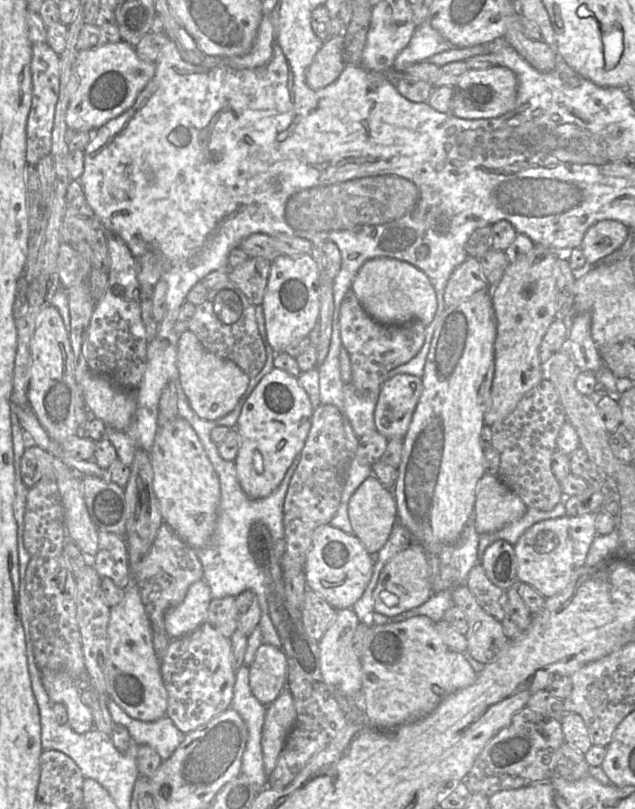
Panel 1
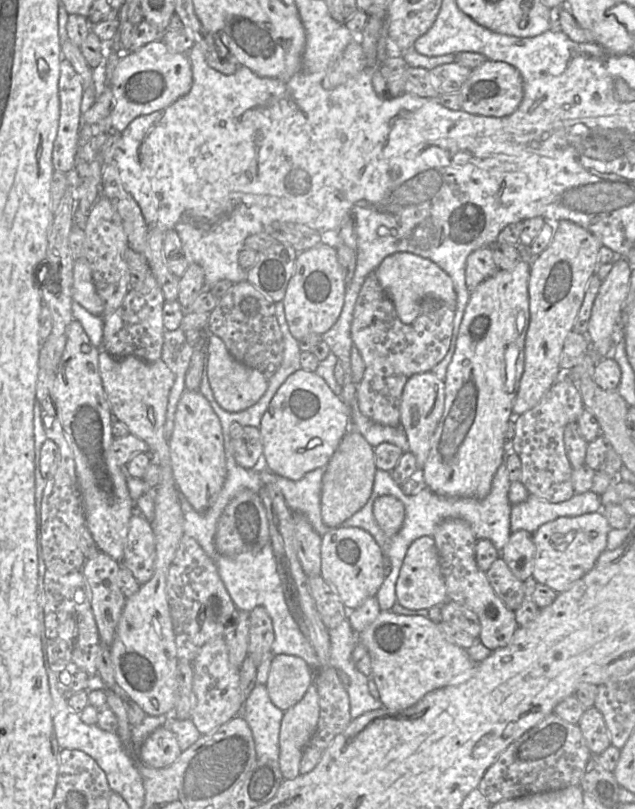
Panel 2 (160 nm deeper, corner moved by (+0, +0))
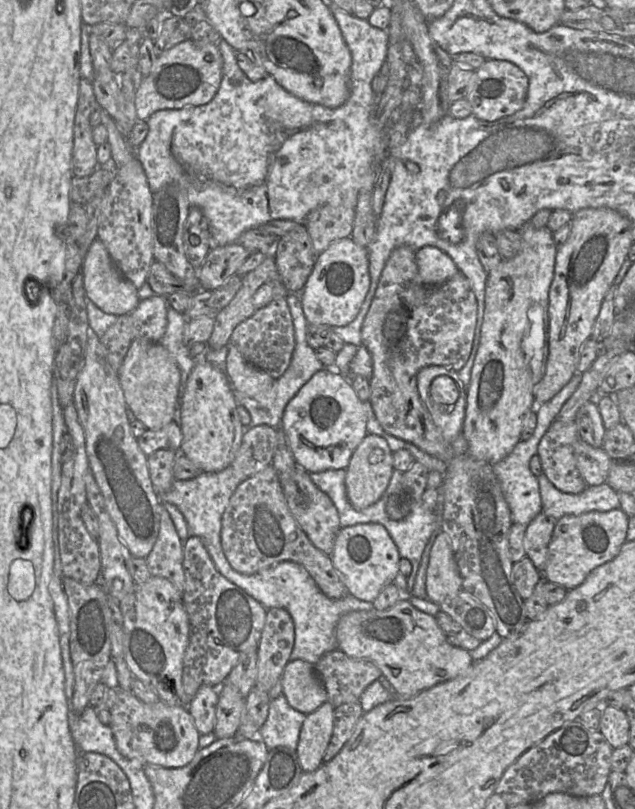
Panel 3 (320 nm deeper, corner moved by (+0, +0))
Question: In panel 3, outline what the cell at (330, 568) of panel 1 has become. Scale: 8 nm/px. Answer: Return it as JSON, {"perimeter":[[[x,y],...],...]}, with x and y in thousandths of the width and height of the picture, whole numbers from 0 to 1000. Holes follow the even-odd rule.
{"perimeter":[[[594,646],[540,651],[528,666],[520,687],[540,716],[546,734],[576,744],[586,744],[628,708],[631,689],[625,675],[606,651]]]}

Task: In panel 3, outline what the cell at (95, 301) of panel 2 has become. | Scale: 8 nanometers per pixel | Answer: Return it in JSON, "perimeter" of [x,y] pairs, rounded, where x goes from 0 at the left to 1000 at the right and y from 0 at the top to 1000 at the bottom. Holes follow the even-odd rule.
{"perimeter":[[[154,295],[145,300],[132,318],[129,339],[137,368],[169,388],[186,392],[205,388],[222,372],[217,357],[191,340],[167,305]]]}

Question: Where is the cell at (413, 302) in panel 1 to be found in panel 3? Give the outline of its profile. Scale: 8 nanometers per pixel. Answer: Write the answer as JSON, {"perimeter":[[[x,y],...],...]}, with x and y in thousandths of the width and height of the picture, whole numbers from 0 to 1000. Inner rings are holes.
{"perimeter":[[[688,305],[660,307],[654,318],[660,342],[672,354],[694,352],[721,336],[710,318]]]}

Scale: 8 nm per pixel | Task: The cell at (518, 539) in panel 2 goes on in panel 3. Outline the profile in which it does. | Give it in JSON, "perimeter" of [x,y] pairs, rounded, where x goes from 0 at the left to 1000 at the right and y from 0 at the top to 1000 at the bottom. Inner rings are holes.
{"perimeter":[[[852,632],[831,648],[827,656],[825,677],[828,687],[854,708],[860,698],[863,675],[876,644],[874,640],[861,638]]]}

